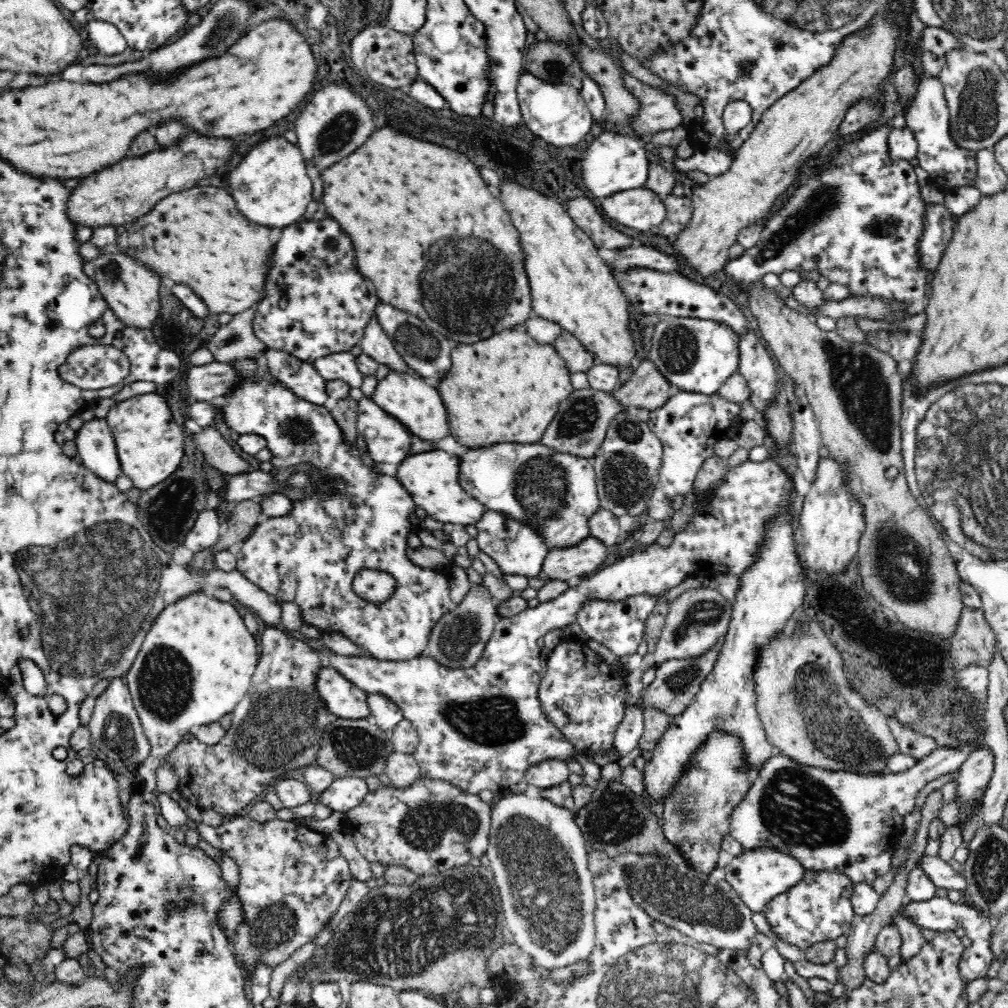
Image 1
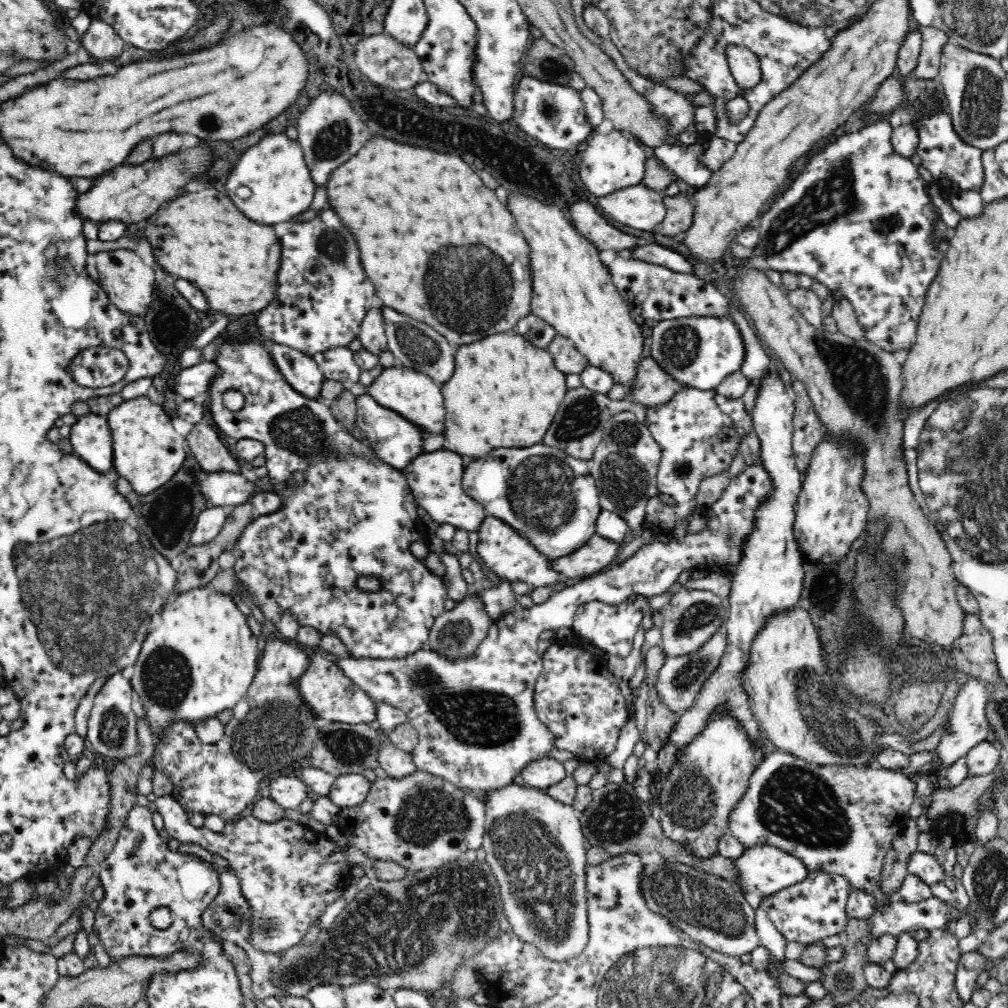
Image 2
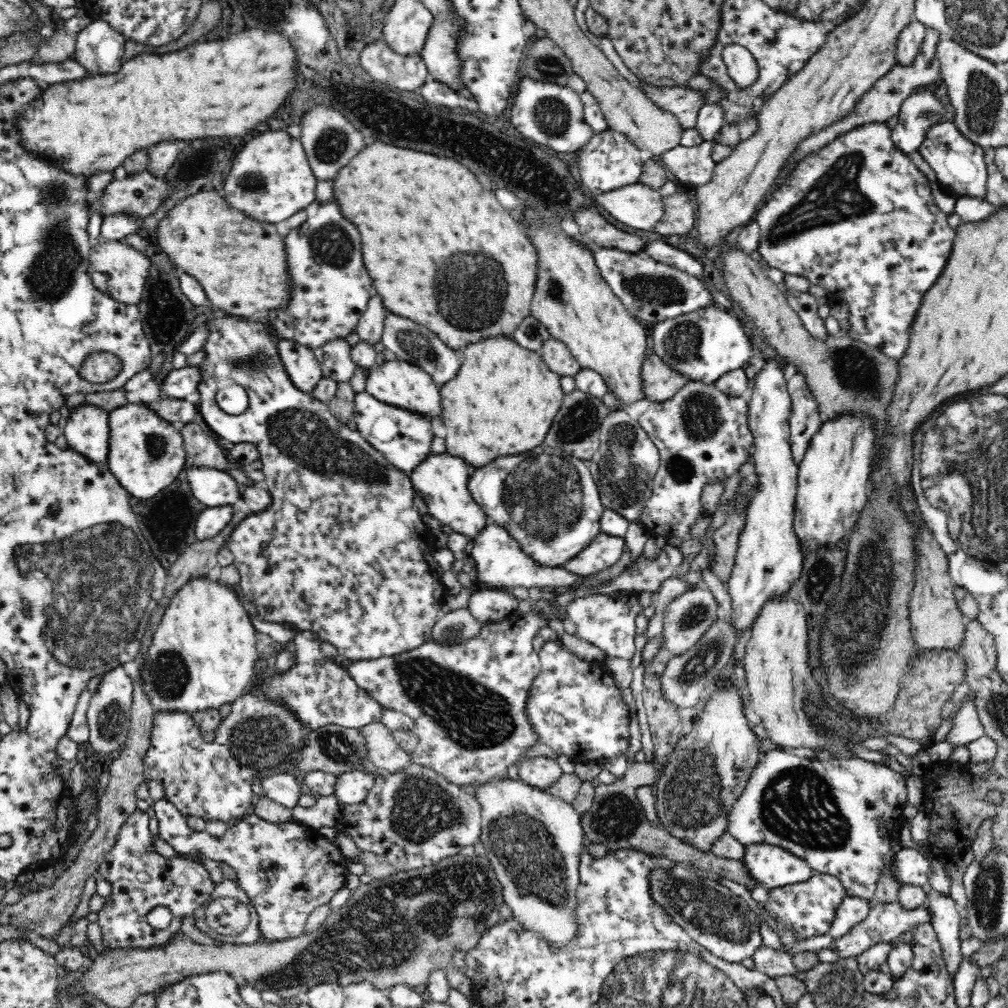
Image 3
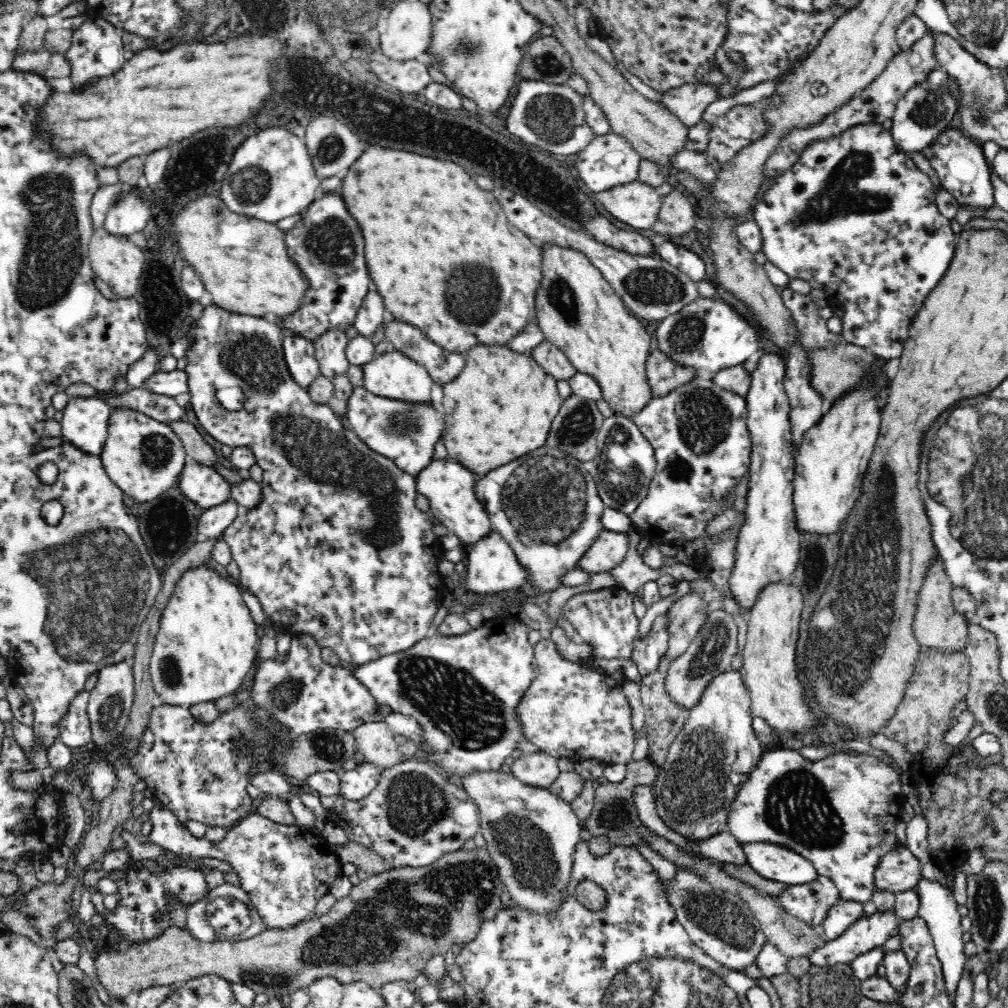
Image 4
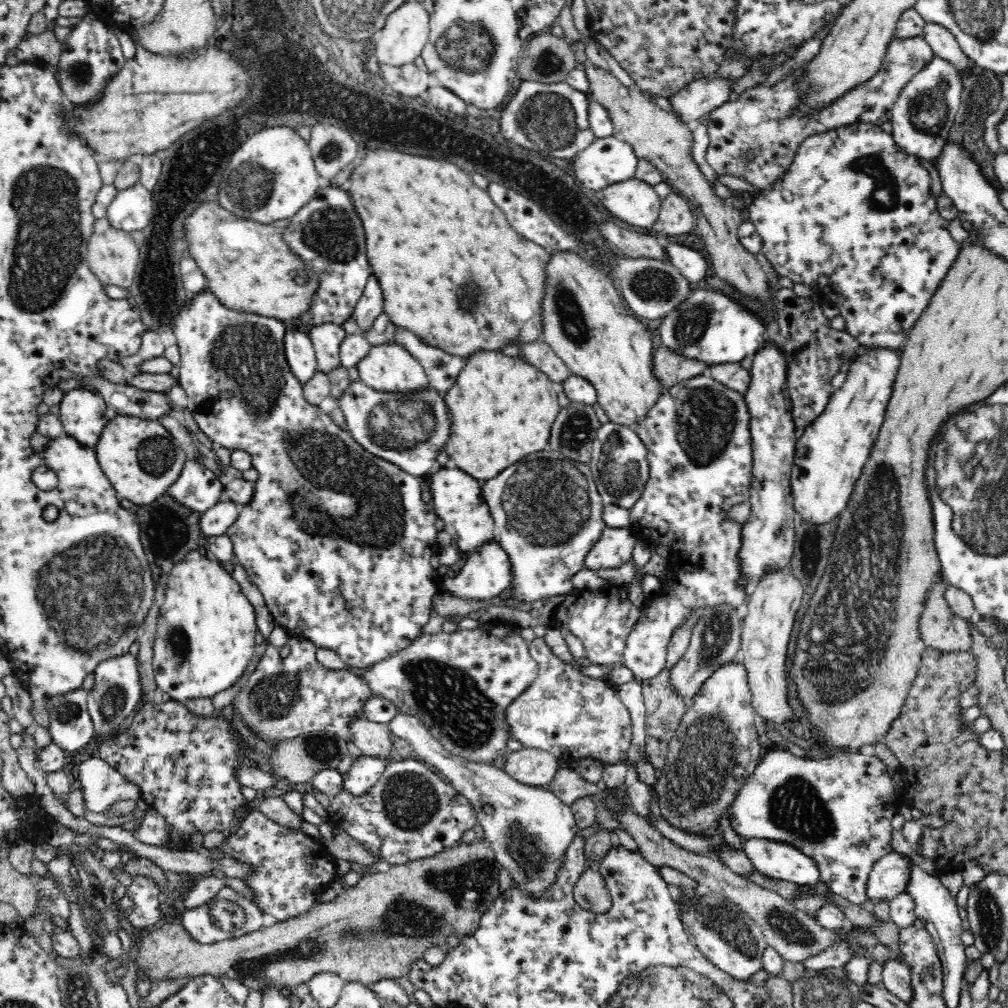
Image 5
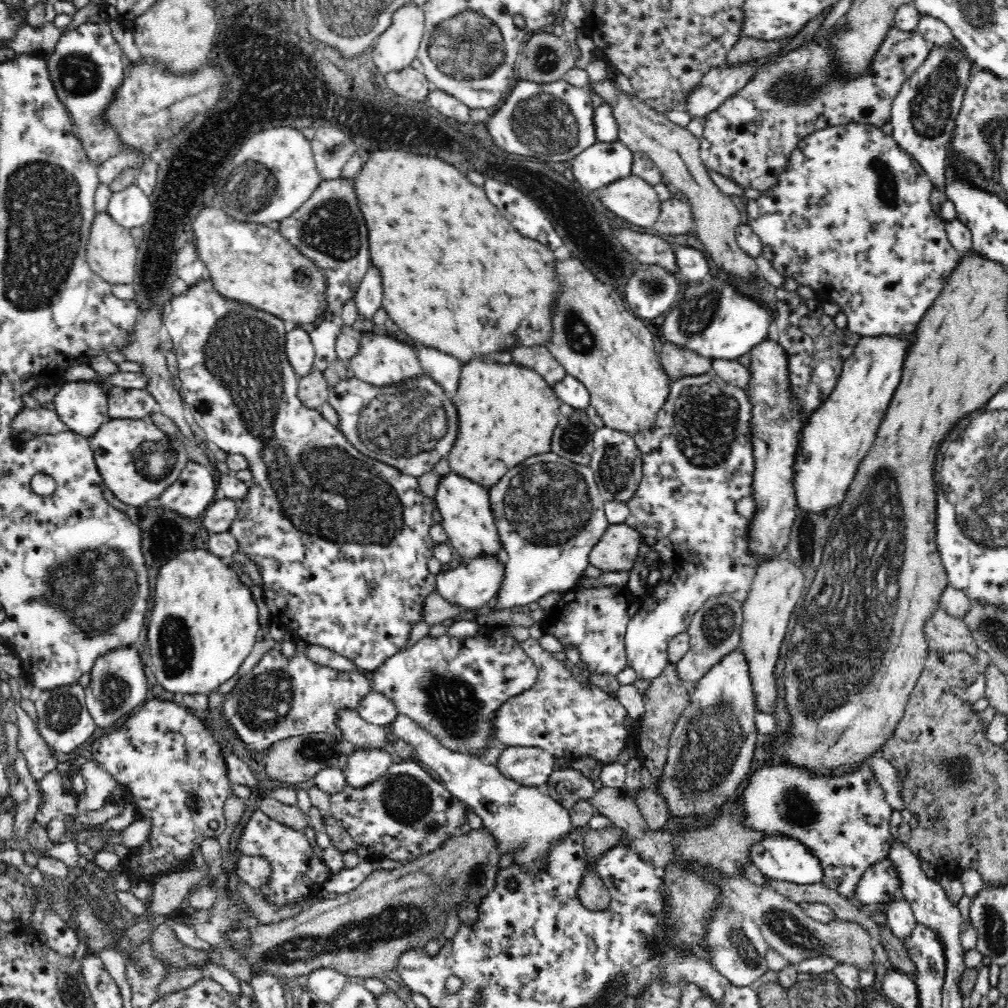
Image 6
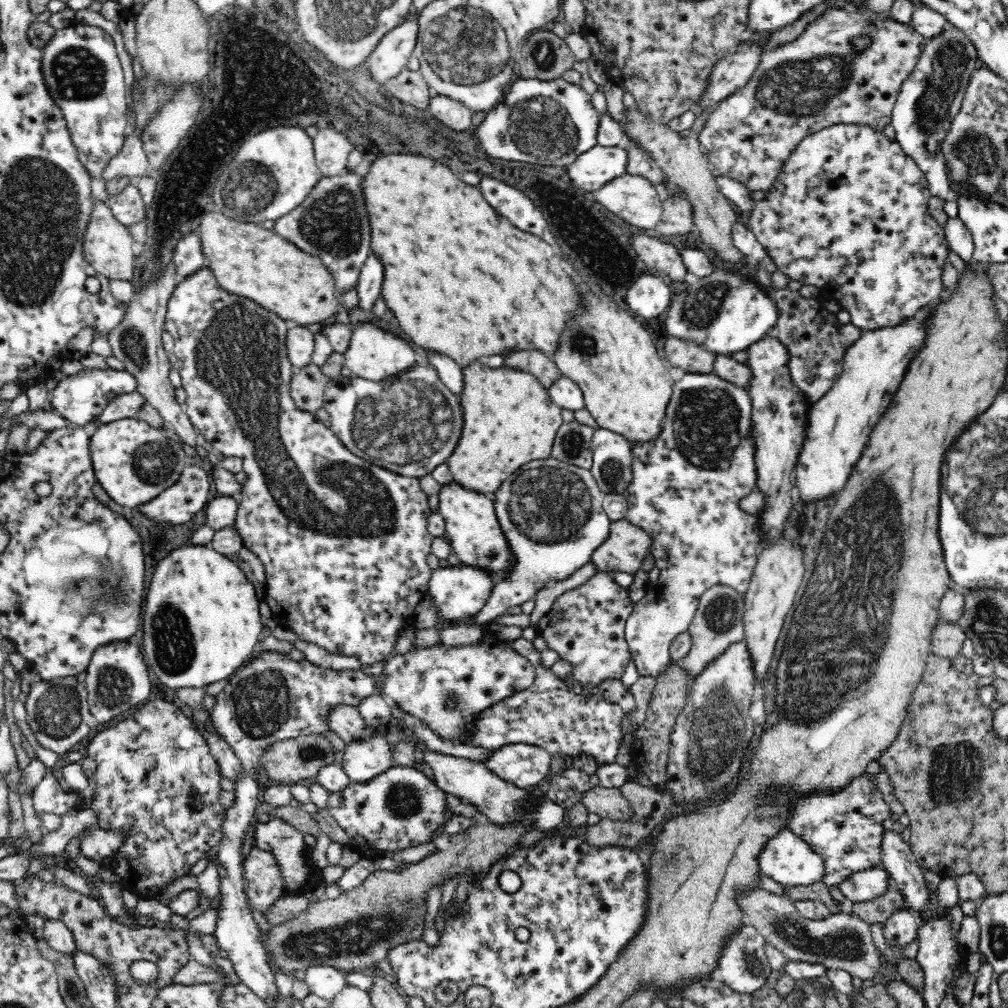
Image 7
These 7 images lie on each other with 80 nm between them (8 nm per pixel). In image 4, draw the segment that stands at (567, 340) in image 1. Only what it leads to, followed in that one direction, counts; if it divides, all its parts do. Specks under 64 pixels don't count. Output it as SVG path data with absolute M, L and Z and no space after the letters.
M548 341L540 342L530 350L530 356L544 370L545 374L550 374L554 379L568 380L577 371L567 360L567 357Z

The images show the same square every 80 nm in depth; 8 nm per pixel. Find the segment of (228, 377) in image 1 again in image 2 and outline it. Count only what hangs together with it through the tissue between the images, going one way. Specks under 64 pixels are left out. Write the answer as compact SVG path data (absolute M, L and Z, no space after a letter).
M201 362L190 368L180 370L173 380L172 392L182 398L208 396L208 384L219 370L215 362Z

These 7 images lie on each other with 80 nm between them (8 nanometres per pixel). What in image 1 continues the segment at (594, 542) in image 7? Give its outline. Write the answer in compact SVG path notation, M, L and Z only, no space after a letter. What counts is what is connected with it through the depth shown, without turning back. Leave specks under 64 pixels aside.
M503 442L483 449L468 449L461 458L459 469L460 484L471 497L487 510L502 513L520 521L522 525L530 525L548 550L567 549L591 536L589 518L600 510L600 506L596 493L596 474L587 458L558 452L540 442L528 446Z

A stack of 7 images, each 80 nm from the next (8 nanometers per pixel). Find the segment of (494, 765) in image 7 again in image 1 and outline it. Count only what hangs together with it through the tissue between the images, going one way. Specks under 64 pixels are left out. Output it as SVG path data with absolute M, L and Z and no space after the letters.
M546 759L530 766L525 780L542 790L559 786L562 782L569 780L569 775L566 761Z

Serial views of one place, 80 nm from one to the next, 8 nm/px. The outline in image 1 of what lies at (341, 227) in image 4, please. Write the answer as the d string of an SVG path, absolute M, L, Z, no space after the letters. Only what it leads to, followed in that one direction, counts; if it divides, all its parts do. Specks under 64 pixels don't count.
M324 218L324 220L302 219L284 229L282 238L278 240L278 243L275 246L272 270L270 270L270 273L268 273L267 276L266 293L268 293L268 298L264 298L264 300L262 300L262 302L260 302L254 309L255 317L253 320L253 329L255 335L267 346L267 348L285 350L288 353L292 353L293 356L296 356L299 360L312 364L314 363L314 360L327 356L326 354L332 354L332 352L348 352L354 344L359 344L362 334L364 334L364 328L366 328L370 317L374 314L376 306L380 303L373 282L360 273L360 270L358 269L356 252L354 252L352 240L348 238L346 232L342 232L342 228L338 226L338 222L332 220L332 218Z

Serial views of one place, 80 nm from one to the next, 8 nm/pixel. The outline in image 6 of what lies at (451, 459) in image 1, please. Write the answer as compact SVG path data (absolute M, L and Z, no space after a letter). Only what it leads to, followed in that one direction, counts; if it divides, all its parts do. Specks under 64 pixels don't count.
M451 472L440 478L434 500L438 503L442 526L447 533L447 542L454 548L456 556L461 561L478 558L480 555L498 557L503 544L492 511L489 489Z

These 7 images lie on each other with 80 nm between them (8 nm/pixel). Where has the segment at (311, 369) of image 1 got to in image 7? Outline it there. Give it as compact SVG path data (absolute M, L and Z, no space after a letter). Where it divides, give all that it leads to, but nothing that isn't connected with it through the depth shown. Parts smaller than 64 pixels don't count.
M297 325L287 330L287 358L294 368L305 368L310 362L315 346L315 328Z

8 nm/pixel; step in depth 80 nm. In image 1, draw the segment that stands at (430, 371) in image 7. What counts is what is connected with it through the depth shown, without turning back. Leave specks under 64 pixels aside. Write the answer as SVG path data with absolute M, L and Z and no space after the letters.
M364 396L357 403L357 431L364 436L371 460L399 467L411 455L413 434L371 397Z

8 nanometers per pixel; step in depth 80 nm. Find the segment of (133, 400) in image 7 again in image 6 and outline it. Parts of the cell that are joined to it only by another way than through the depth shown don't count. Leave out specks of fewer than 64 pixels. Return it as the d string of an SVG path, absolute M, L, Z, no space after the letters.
M116 389L108 399L108 406L110 419L142 419L150 412L160 411L160 405L146 389Z

